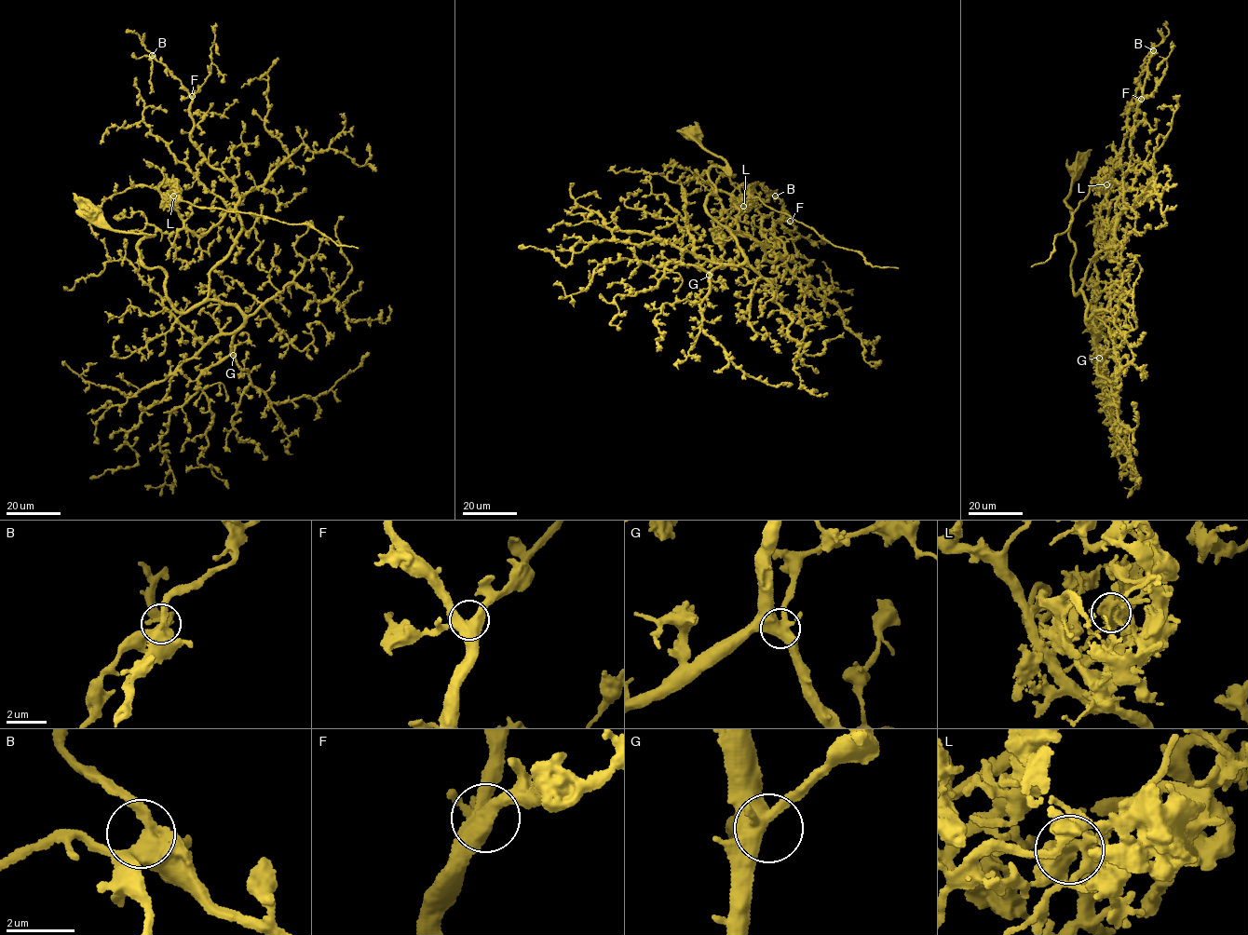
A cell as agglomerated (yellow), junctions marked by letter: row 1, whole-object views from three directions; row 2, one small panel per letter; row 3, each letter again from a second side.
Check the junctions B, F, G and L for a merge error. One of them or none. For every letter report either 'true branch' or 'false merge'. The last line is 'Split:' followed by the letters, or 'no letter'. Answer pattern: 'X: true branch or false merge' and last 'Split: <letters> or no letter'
B: true branch
F: true branch
G: true branch
L: false merge
Split: L

